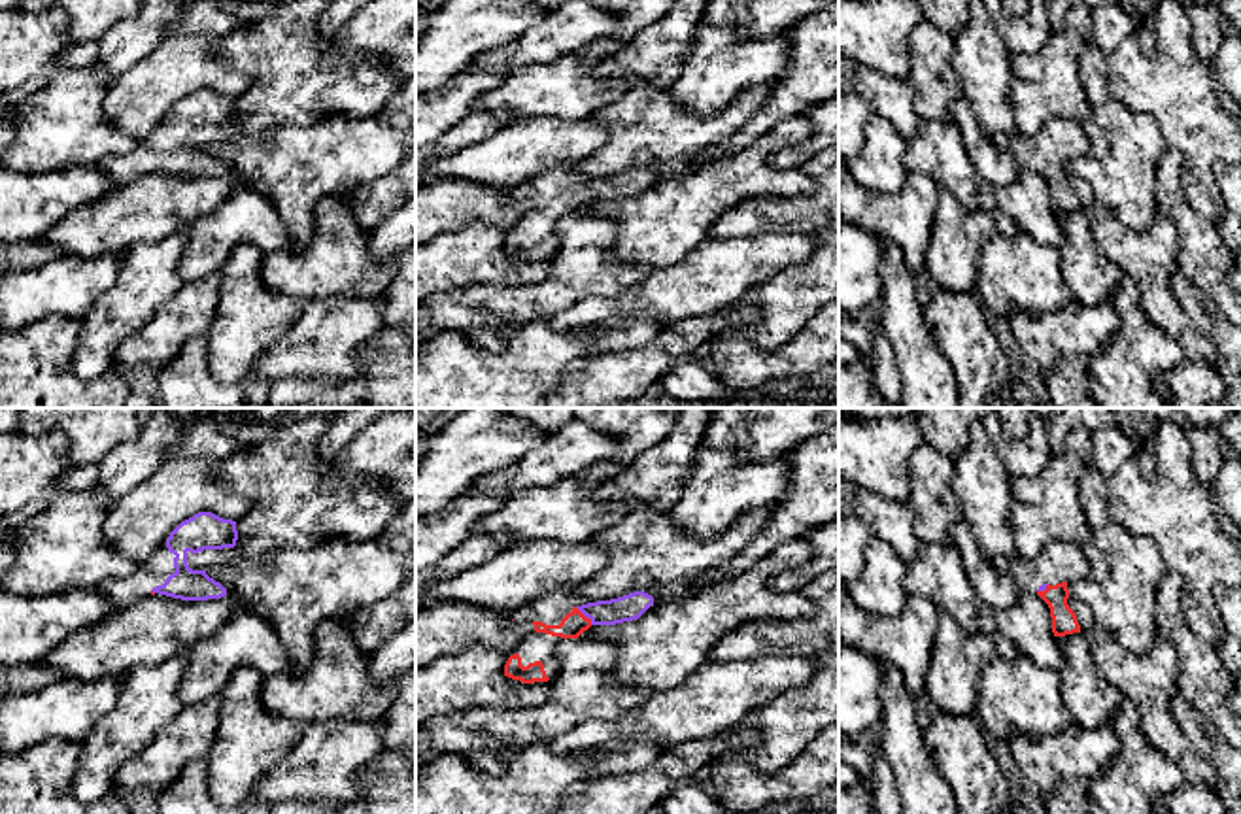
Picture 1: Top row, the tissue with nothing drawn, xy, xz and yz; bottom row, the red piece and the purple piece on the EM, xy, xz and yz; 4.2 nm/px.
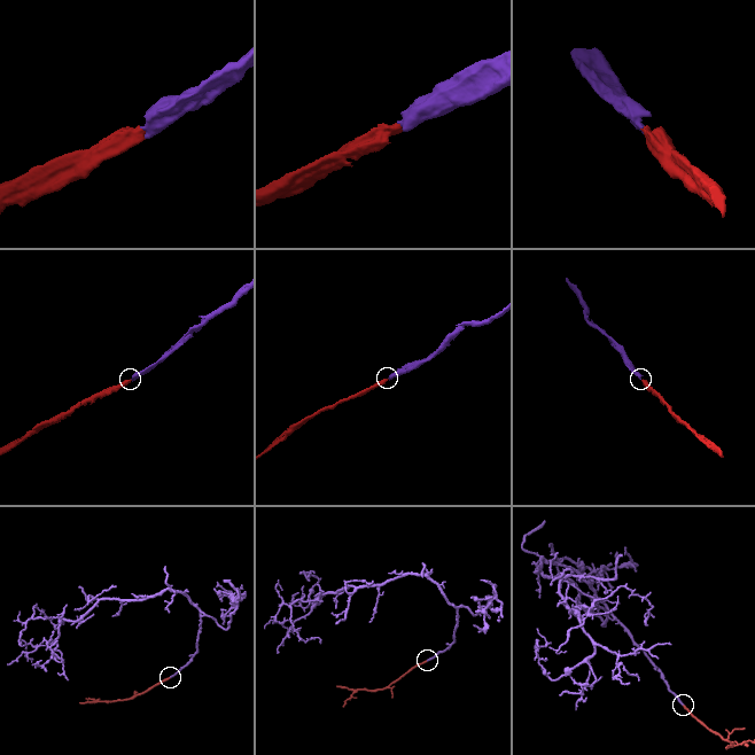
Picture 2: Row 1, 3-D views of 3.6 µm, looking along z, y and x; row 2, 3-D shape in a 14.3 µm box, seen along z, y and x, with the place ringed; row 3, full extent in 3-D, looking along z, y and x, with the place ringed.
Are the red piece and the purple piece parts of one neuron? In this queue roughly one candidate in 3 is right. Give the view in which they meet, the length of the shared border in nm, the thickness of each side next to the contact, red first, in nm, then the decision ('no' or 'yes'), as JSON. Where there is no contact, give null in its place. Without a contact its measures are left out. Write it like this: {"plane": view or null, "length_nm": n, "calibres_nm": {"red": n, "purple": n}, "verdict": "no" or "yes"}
{"plane": "xz", "length_nm": 110, "calibres_nm": {"red": 100, "purple": 110}, "verdict": "yes"}

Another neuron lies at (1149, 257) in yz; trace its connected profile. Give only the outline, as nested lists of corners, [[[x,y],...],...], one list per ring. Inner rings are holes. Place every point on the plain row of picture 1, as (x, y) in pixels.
[[[1075,179],[1073,187],[1097,251],[1137,285],[1147,317],[1179,344],[1184,357],[1215,365],[1215,346],[1182,312],[1171,291],[1171,278],[1179,272],[1175,225],[1158,213],[1147,230],[1137,232],[1101,204],[1084,179]]]

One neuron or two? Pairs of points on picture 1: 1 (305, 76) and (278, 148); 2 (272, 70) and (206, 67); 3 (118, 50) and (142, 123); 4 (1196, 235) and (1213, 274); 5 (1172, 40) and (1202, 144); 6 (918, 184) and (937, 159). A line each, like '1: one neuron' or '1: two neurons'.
1: two neurons
2: two neurons
3: two neurons
4: one neuron
5: one neuron
6: two neurons

